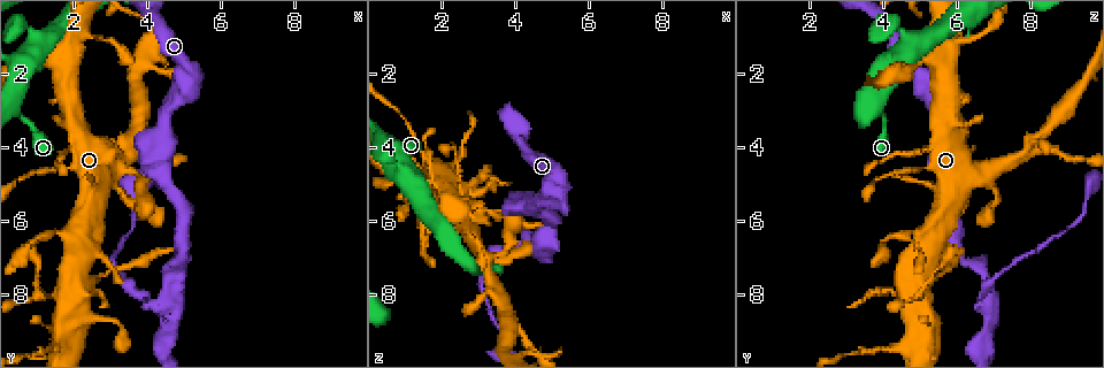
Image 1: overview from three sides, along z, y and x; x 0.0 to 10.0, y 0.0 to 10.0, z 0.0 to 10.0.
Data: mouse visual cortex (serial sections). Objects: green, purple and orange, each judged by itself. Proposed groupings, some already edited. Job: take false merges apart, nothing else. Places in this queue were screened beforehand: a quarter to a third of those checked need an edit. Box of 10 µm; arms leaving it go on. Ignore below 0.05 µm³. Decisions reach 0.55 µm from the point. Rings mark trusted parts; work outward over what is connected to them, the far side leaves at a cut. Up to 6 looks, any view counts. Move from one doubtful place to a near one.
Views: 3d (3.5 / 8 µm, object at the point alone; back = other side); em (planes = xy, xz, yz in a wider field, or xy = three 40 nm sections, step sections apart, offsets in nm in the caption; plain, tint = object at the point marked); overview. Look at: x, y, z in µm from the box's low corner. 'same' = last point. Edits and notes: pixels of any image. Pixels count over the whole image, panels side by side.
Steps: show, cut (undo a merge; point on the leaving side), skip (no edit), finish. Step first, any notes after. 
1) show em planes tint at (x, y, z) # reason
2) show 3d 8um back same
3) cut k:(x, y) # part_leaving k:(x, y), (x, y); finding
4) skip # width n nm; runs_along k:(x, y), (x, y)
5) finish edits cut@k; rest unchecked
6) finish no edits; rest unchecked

show 3d 3.5um back at (3.70, 3.95, 8.15) # two arms in line, one across

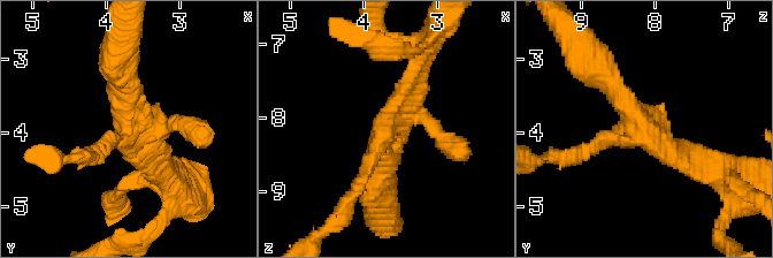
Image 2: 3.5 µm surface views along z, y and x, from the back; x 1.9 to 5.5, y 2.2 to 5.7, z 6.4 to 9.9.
show em xy step 1 tint at (3.65, 4.00, 8.10)

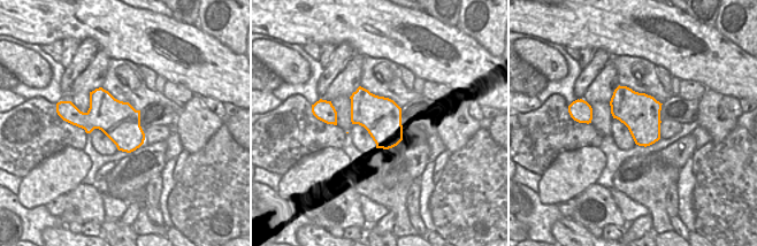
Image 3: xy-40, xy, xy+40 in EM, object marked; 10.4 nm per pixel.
skip # runs_along 2:(703, 161), (653, 136), (597, 69); all the same cell

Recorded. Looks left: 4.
show 3d 8um at (0.90, 8.10, 4.85) # three-way junction

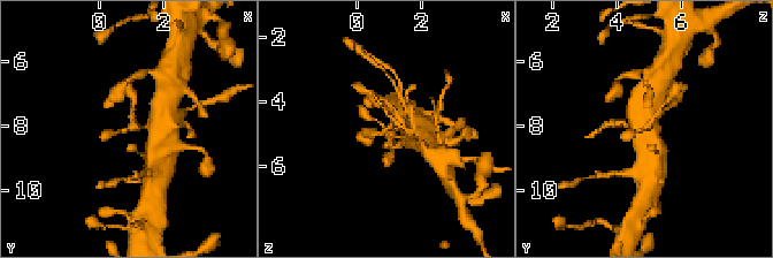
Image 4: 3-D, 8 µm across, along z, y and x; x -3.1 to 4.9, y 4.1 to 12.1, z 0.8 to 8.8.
show em xy step 5 tint same # arms 3; arm_widths 150, 250, 250 nm

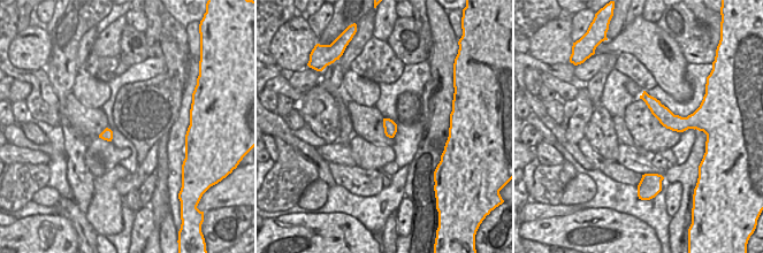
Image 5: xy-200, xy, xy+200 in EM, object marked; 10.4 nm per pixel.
skip # runs_along 4:(418, 130), (397, 136), (361, 108); one cell here

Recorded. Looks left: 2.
show 3d 8um back at (4.50, 4.35, 5.70) # arms part here

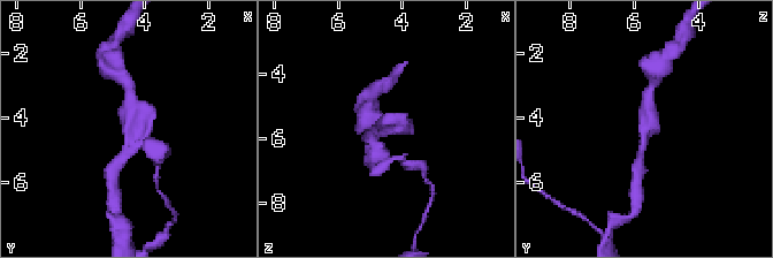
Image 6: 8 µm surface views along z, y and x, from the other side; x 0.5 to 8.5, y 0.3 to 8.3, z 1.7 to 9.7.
show em xy step 1 tint same

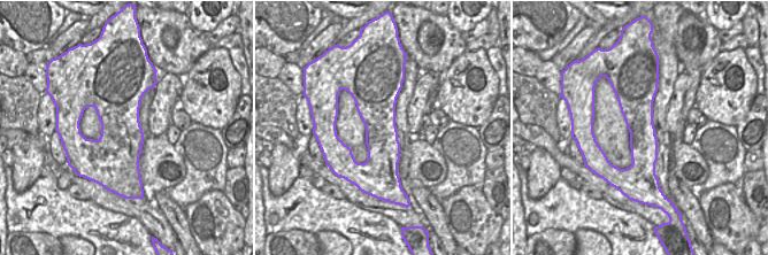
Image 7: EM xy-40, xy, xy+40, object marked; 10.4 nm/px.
skip # runs_along 7:(634, 79), (647, 178); continuous, no second cell

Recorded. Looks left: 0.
finish no edits; rest unchecked

